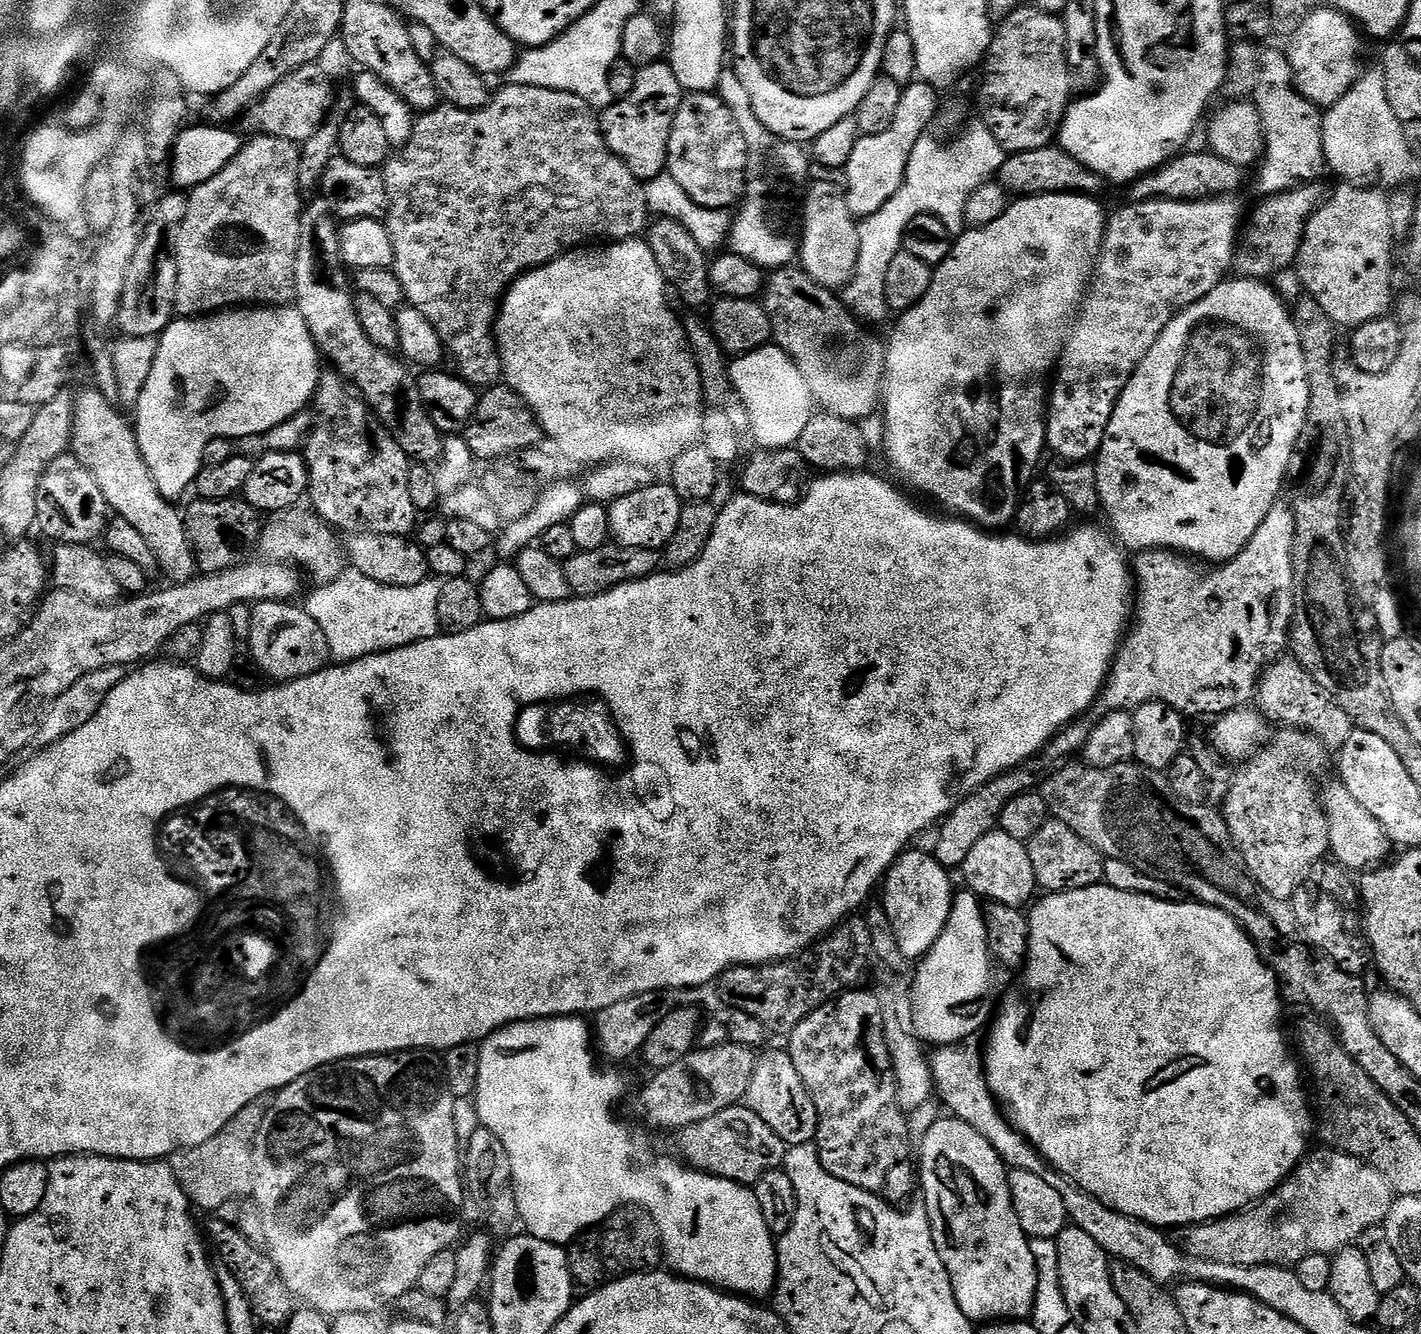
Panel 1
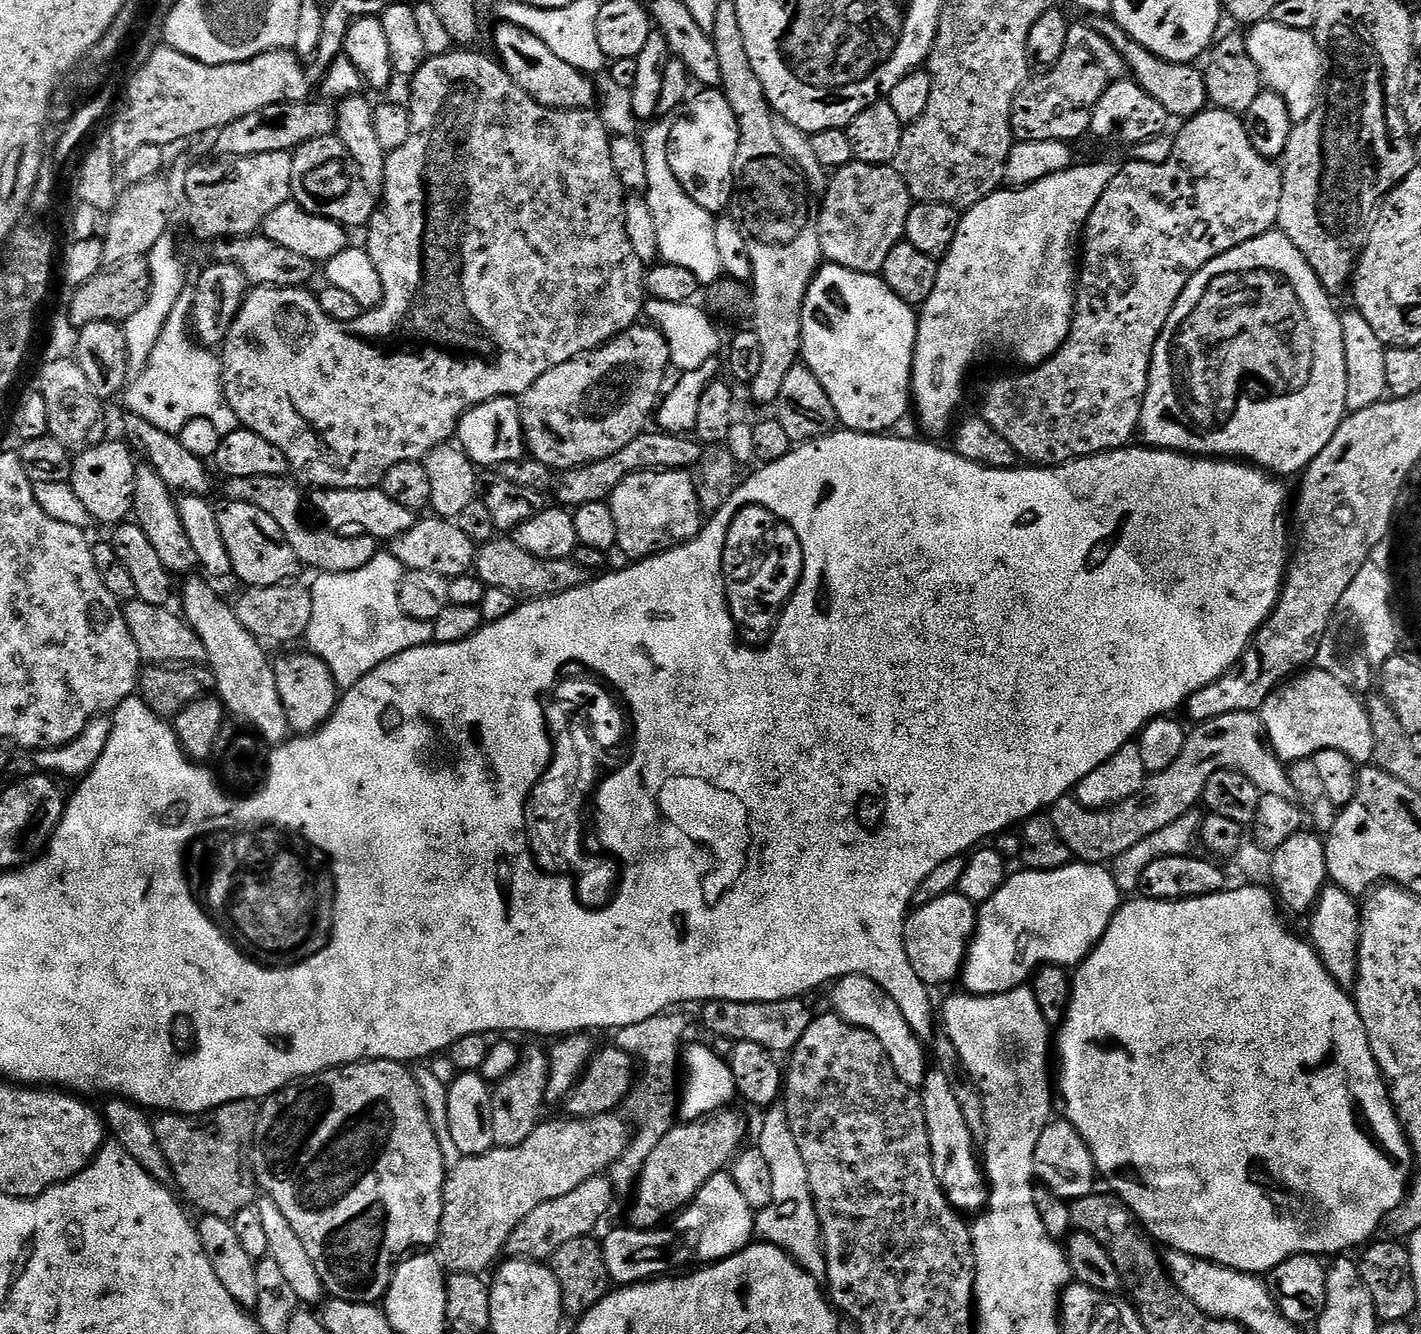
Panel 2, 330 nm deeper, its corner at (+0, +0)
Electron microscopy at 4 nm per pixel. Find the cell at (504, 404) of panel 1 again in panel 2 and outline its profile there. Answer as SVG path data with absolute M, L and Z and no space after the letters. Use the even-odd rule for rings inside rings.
M637 322L601 348L570 358L570 362L562 362L562 366L554 366L554 370L546 370L546 374L542 374L542 378L525 391L520 400L527 455L547 468L567 470L618 454L622 446L634 442L634 438L649 427L648 419L653 419L661 403L666 388L664 379L671 363L670 346L660 329L648 322Z

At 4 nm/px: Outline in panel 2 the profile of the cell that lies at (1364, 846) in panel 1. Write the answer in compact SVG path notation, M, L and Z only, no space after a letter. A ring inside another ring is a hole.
M1257 713L1222 714L1196 724L1193 729L1188 732L1186 746L1182 746L1182 754L1178 754L1177 760L1168 769L1151 773L1138 794L1110 808L1087 808L1079 804L1072 794L1052 804L1050 818L1054 822L1054 830L1058 830L1058 838L1066 842L1077 861L1107 865L1116 860L1118 854L1126 854L1130 846L1142 842L1142 838L1150 838L1150 834L1162 830L1162 826L1178 822L1182 814L1193 811L1201 803L1206 778L1218 770L1246 774L1246 778L1250 778L1250 782L1254 782L1265 796L1296 800L1288 768L1272 751L1267 731Z

